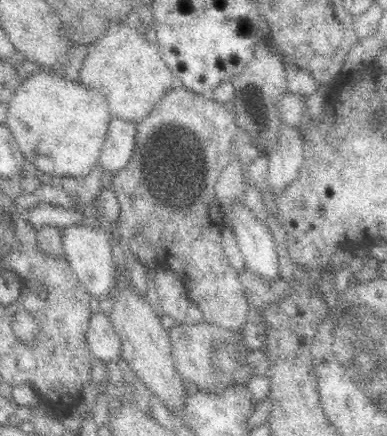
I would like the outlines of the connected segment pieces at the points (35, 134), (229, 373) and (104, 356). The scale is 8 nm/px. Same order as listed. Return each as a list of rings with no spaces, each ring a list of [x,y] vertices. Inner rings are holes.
[[[43,69],[16,88],[12,100],[8,103],[8,122],[6,125],[16,139],[26,161],[36,167],[36,171],[46,180],[62,178],[84,178],[100,162],[102,146],[108,136],[110,114],[106,100],[88,88],[82,88],[76,82],[68,82],[60,74]]]
[[[205,321],[200,324],[170,324],[167,328],[171,344],[172,358],[178,376],[184,383],[200,389],[223,389],[228,383],[246,385],[252,376],[250,368],[245,366],[247,349],[240,344],[234,330],[221,329]]]
[[[92,312],[84,331],[84,344],[94,361],[116,361],[121,354],[117,332],[112,330],[110,321],[102,312]]]

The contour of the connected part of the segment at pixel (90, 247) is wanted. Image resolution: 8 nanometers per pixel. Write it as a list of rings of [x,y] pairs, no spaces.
[[[87,223],[78,227],[63,227],[59,230],[61,256],[64,257],[94,303],[99,296],[107,294],[113,279],[114,262],[110,254],[110,243],[105,229],[105,224],[100,228],[92,229]]]

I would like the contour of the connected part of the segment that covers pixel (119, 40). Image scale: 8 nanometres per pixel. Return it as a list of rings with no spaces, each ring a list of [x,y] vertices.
[[[133,21],[110,23],[94,42],[88,44],[87,50],[79,70],[78,82],[102,92],[108,100],[110,112],[134,124],[142,122],[155,104],[177,85],[155,41],[150,35],[143,34]]]

